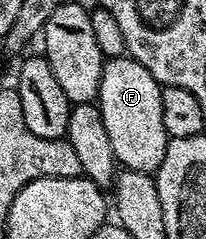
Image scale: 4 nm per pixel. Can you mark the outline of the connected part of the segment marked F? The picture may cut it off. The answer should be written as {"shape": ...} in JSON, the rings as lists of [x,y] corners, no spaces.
{"shape":[[[121,57],[105,62],[104,72],[100,78],[98,106],[102,113],[102,121],[106,121],[106,133],[110,137],[112,156],[121,168],[155,173],[162,165],[162,157],[166,157],[169,138],[166,125],[162,125],[161,90],[161,84],[157,83],[156,78],[137,59]]]}

